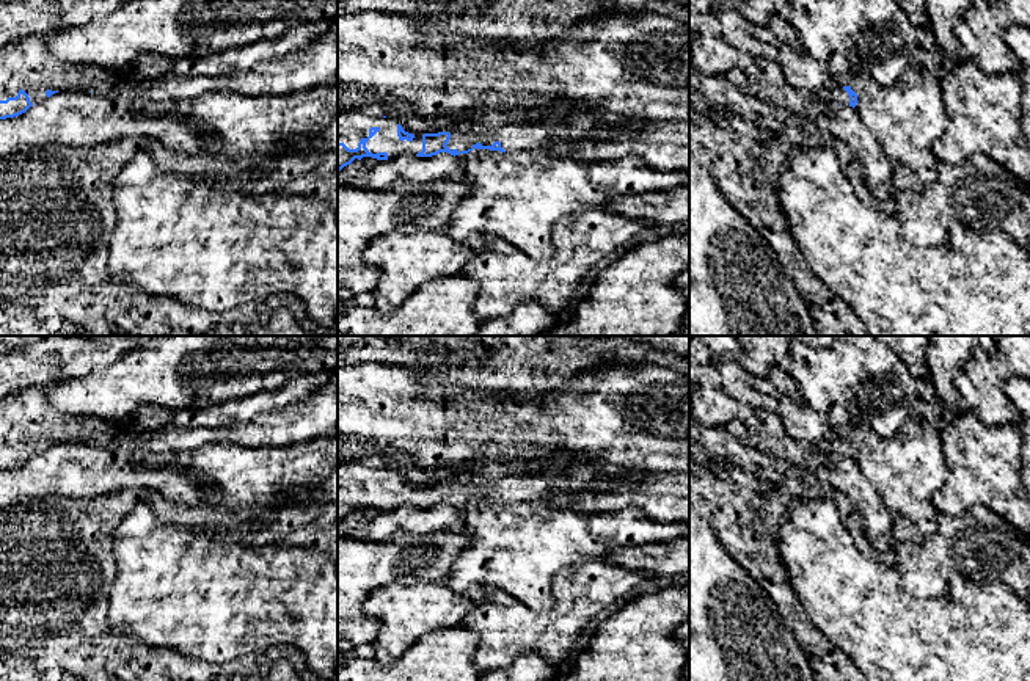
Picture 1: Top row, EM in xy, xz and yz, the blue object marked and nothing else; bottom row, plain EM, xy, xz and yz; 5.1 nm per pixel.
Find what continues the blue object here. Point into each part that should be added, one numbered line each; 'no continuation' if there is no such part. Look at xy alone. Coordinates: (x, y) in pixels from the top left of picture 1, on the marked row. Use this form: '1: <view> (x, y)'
1: xy (25, 63)

